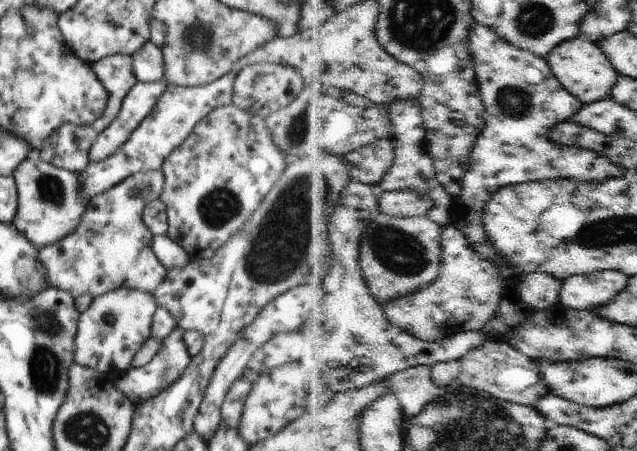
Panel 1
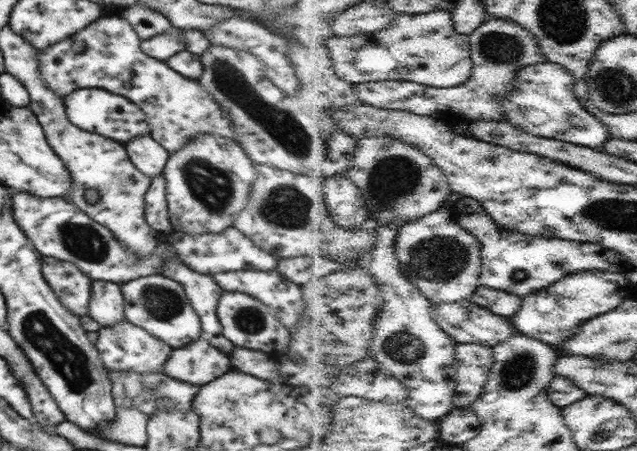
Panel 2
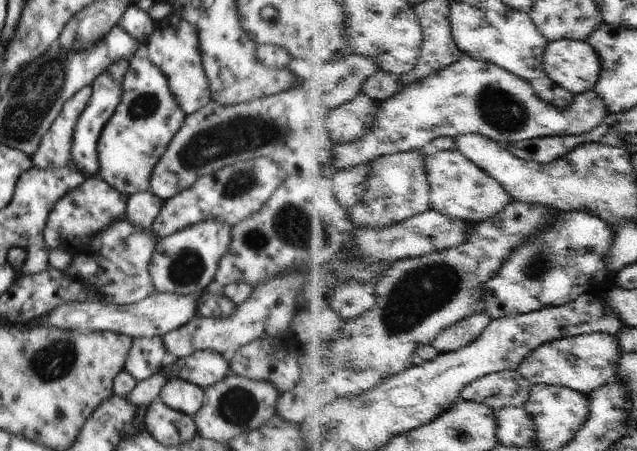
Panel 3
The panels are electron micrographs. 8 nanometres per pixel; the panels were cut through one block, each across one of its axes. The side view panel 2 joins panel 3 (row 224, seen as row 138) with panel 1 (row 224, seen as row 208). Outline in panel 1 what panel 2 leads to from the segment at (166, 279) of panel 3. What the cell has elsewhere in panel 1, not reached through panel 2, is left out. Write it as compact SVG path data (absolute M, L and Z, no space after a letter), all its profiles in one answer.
M233 103L216 108L194 126L186 142L182 142L162 164L164 188L159 200L166 206L166 235L188 256L214 256L220 246L224 246L238 230L242 230L244 222L250 220L254 210L258 210L266 194L282 178L288 161L284 152L273 144L272 136L265 127L265 118L248 114Z

